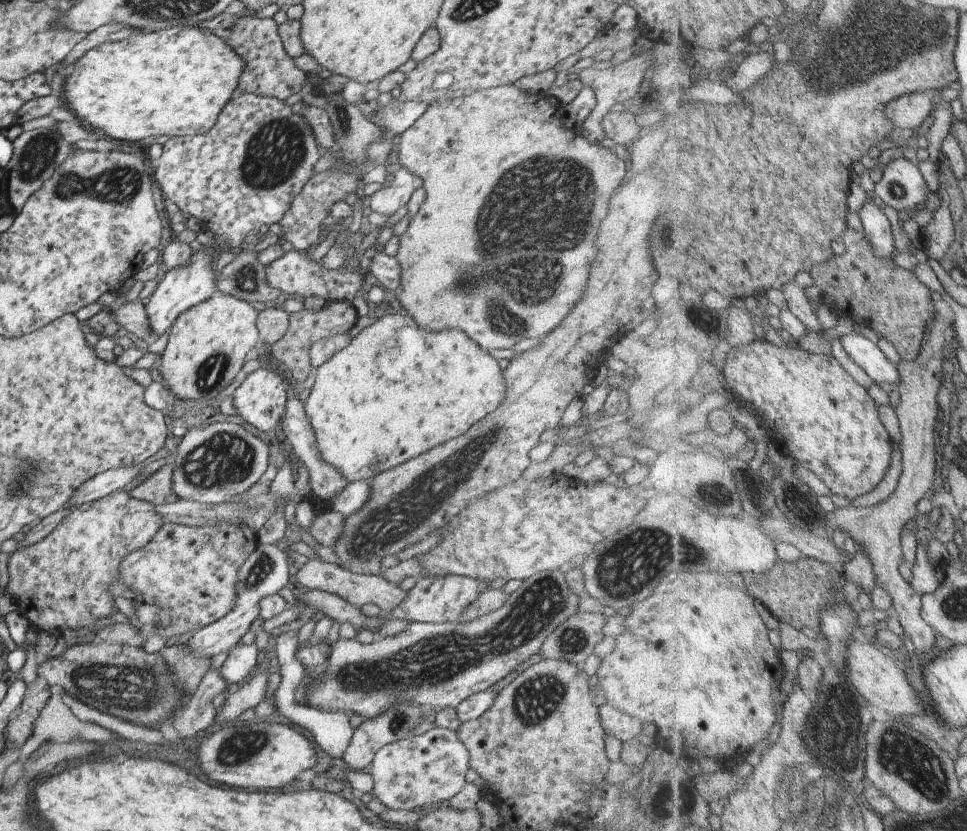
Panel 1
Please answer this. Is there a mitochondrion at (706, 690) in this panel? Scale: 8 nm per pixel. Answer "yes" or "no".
yes

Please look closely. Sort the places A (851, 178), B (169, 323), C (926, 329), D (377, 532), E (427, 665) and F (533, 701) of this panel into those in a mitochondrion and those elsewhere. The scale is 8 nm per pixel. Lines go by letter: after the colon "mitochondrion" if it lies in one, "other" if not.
A: other
B: other
C: other
D: mitochondrion
E: mitochondrion
F: mitochondrion

